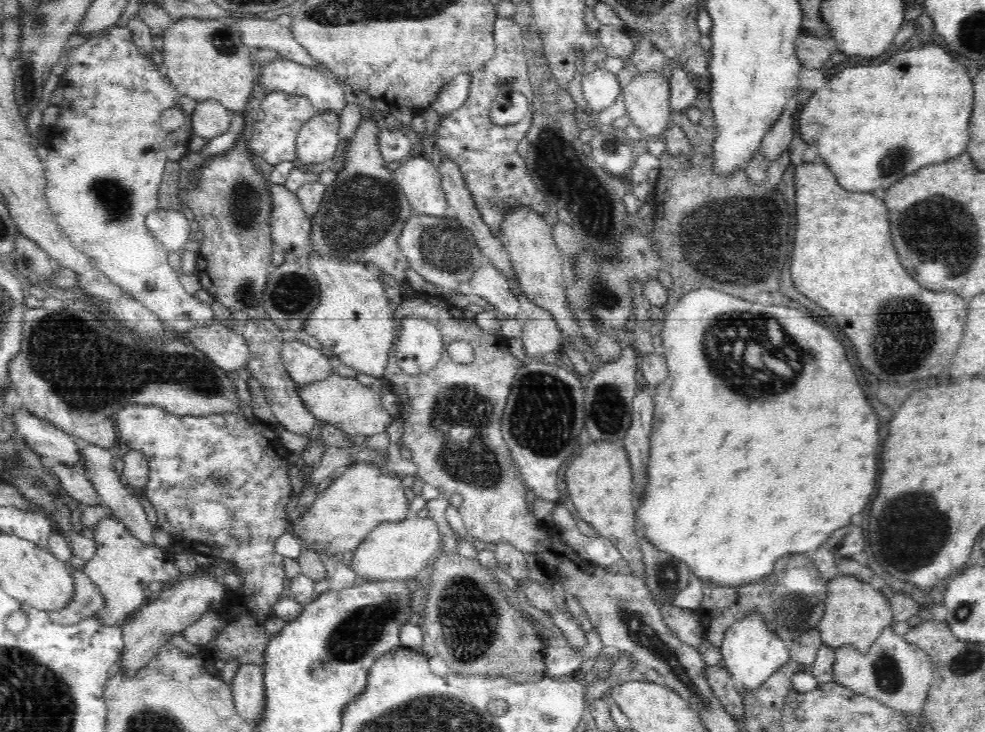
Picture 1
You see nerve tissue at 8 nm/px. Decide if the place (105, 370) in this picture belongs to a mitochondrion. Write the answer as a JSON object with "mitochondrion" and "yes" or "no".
{"mitochondrion":"yes"}

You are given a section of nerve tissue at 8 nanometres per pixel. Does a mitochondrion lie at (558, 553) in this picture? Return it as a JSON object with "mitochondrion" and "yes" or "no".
{"mitochondrion":"no"}

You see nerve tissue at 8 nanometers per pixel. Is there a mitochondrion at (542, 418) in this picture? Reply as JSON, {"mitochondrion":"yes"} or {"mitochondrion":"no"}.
{"mitochondrion":"yes"}

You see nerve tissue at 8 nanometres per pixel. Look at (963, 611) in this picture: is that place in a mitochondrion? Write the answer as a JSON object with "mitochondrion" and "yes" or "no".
{"mitochondrion":"yes"}

